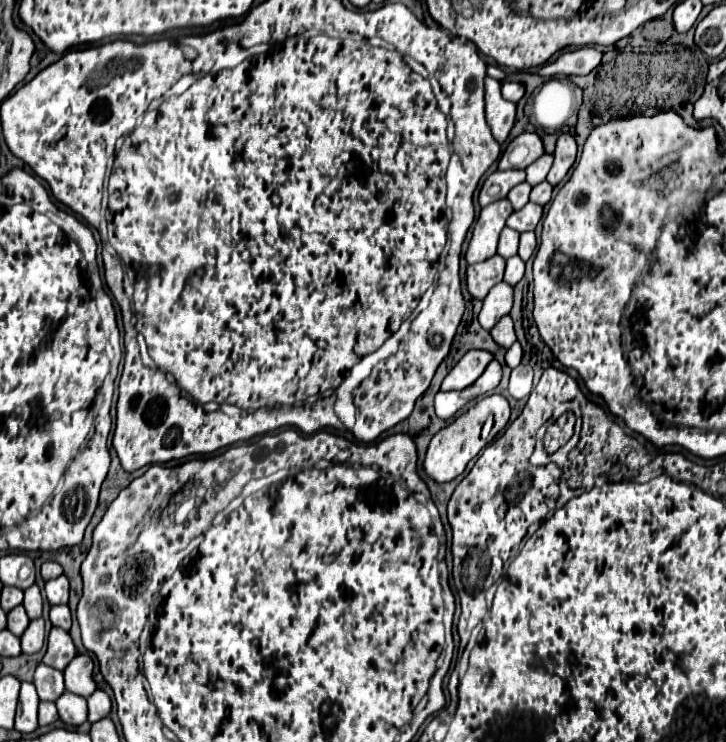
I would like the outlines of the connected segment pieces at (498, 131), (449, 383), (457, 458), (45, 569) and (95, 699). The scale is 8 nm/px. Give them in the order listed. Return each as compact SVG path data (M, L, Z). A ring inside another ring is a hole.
M486 77L486 121L488 125L492 127L492 135L496 137L498 143L504 143L506 137L510 135L514 123L516 123L516 103L512 101L506 101L500 93L500 81L492 79L492 77Z
M470 349L446 375L442 381L440 391L462 391L470 387L486 369L486 365L494 359L490 351L484 349Z
M492 394L490 396L483 397L474 403L470 409L466 409L464 413L460 413L450 425L446 425L444 429L440 429L432 441L430 441L430 447L426 451L426 459L424 459L424 469L426 473L438 481L438 483L446 483L446 481L452 481L454 477L458 477L470 459L474 459L480 449L484 449L490 441L498 435L503 429L506 428L511 416L511 407L508 401L499 394ZM488 415L490 415L490 421L494 421L492 431L488 435L482 435L482 429L488 421Z
M46 561L46 563L42 563L40 573L42 573L44 581L48 581L48 579L56 579L56 577L62 575L62 567L60 567L56 561Z
M98 689L88 697L88 721L90 723L96 723L96 721L108 717L110 709L112 709L110 697L104 691Z

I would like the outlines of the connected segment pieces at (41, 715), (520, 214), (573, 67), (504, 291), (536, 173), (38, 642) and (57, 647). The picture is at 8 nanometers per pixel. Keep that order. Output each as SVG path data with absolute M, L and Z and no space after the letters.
M42 701L40 703L40 711L38 711L38 719L40 719L40 725L50 725L58 719L58 711L56 711L56 705L54 703L48 703L48 701Z
M528 203L526 207L522 207L520 211L514 211L510 215L506 225L518 233L524 233L524 231L534 231L536 225L540 223L540 219L542 219L542 207L536 203Z
M582 47L576 51L568 51L560 55L554 63L546 63L540 67L538 74L542 77L552 75L588 75L592 69L596 69L602 61L602 53L594 47Z
M498 283L484 299L484 307L480 311L480 325L484 329L492 329L500 317L510 313L512 309L512 287L508 283Z
M542 155L540 159L536 159L536 163L532 163L528 169L526 169L526 181L534 187L534 185L538 185L540 181L544 181L546 179L546 175L548 175L548 171L550 171L550 167L552 167L552 161L554 161L554 157L552 155Z
M32 619L22 635L22 653L38 653L44 645L44 619Z
M52 627L50 635L48 635L48 651L46 651L42 663L48 663L50 667L64 671L74 657L76 657L76 647L72 643L72 637L66 631Z

